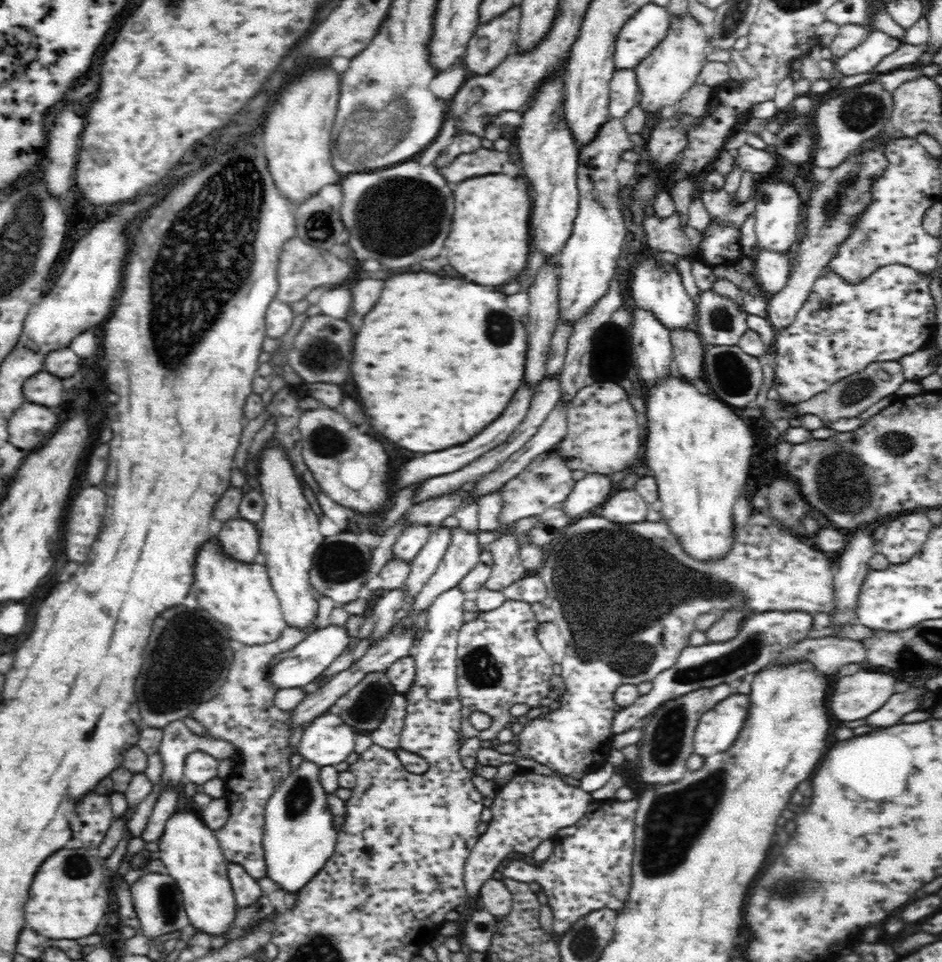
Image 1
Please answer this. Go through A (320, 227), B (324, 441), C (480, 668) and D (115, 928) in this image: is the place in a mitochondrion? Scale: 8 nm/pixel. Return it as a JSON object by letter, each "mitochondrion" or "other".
{"A":"mitochondrion","B":"mitochondrion","C":"mitochondrion","D":"other"}

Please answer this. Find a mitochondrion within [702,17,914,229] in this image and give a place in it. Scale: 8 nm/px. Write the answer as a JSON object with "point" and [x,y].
{"point":[863,110]}

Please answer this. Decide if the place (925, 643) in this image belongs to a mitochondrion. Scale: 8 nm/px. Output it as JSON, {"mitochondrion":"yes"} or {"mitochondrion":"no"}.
{"mitochondrion":"yes"}

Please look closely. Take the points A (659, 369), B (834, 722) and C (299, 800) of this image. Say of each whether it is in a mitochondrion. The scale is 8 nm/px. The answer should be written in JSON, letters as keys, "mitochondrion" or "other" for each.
{"A":"other","B":"other","C":"mitochondrion"}

